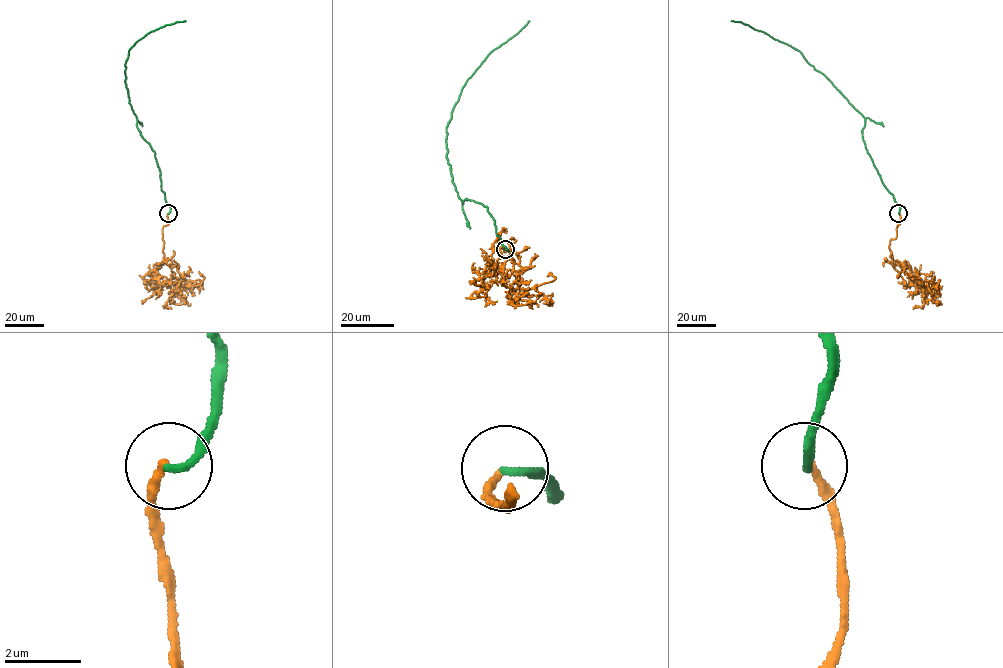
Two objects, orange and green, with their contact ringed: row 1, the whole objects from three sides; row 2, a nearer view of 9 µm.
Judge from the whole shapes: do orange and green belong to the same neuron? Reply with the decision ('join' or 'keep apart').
keep apart

